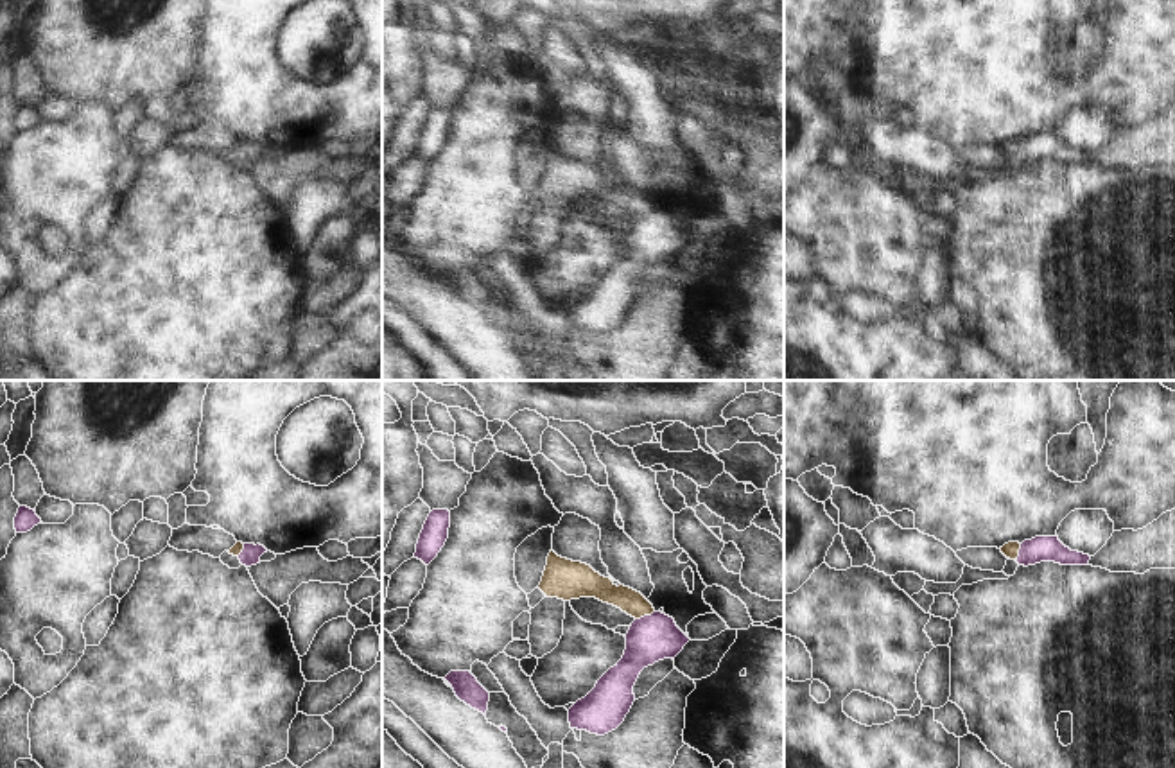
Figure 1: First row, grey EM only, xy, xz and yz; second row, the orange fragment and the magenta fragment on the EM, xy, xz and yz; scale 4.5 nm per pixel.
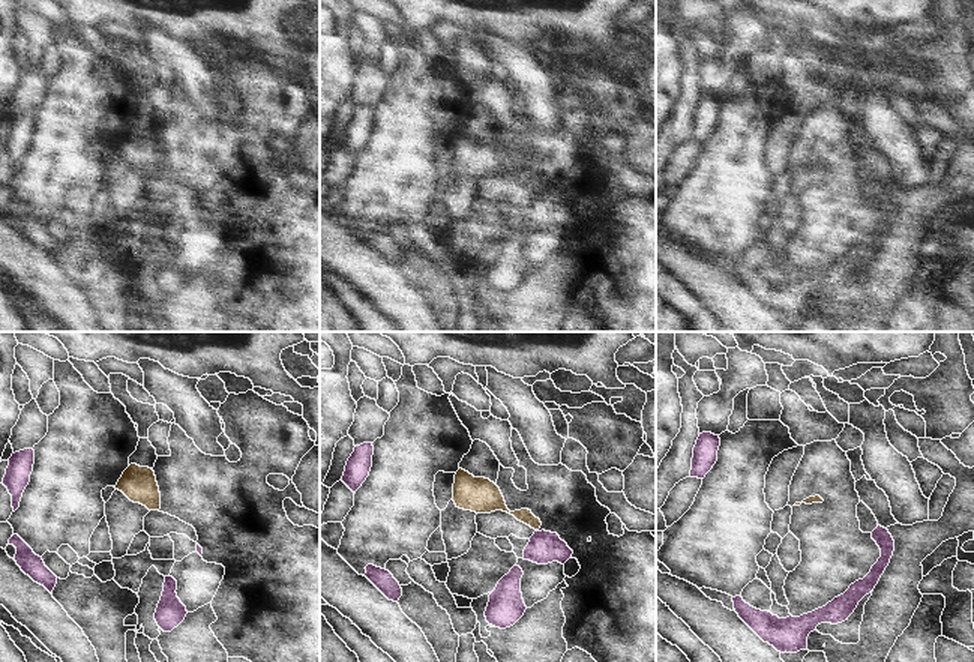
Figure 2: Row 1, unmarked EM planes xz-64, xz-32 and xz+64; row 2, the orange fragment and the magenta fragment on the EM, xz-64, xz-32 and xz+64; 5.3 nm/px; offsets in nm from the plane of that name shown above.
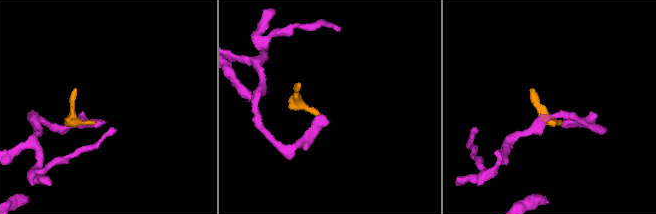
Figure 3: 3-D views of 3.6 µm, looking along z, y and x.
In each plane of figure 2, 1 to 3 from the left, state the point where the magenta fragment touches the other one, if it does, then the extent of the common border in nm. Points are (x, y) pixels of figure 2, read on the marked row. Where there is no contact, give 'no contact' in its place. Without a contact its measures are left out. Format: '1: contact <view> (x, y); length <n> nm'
1: no contact
2: no contact
3: no contact

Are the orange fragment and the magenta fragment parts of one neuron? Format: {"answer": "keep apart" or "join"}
{"answer": "join"}

